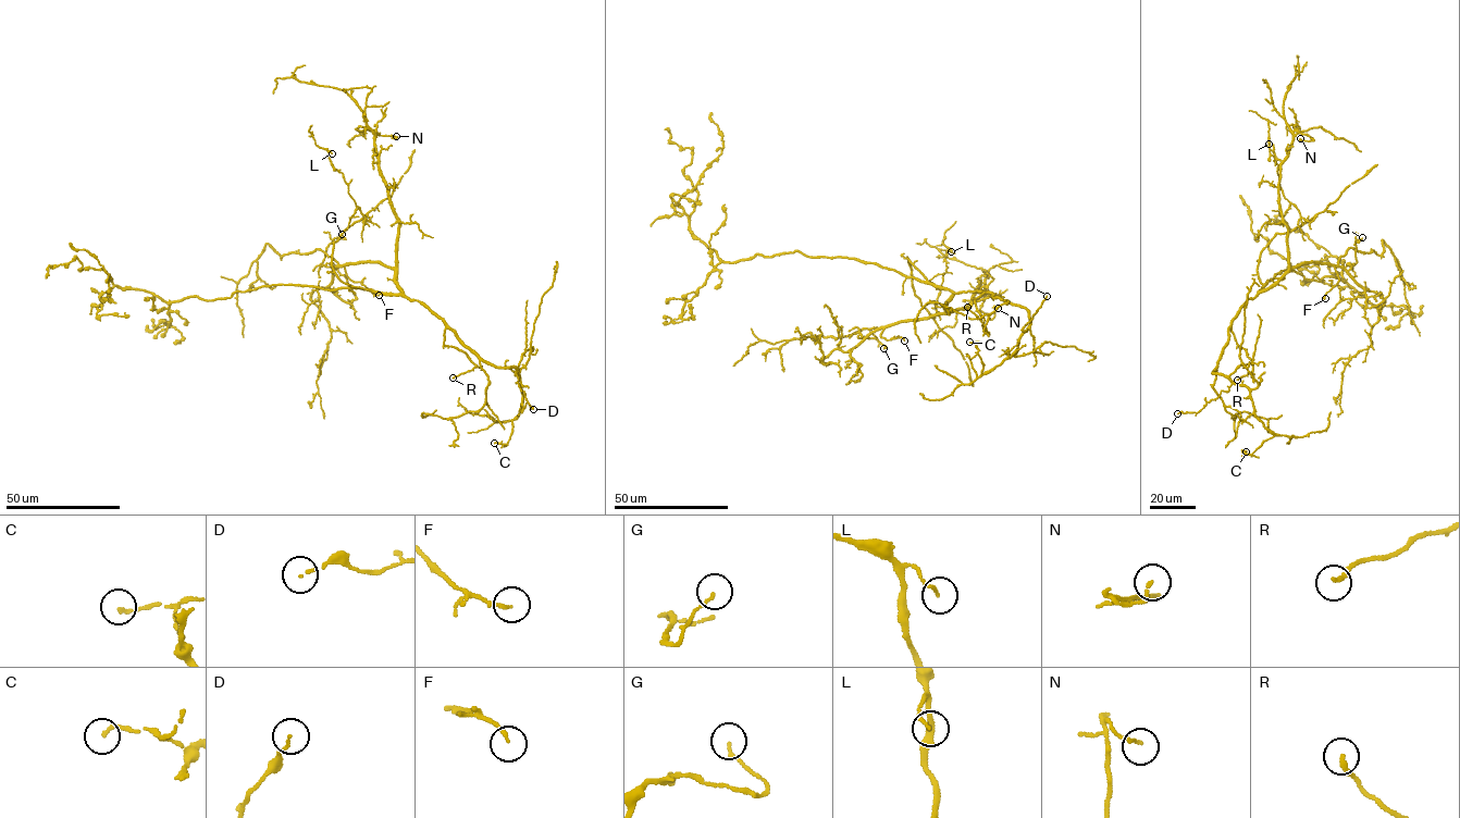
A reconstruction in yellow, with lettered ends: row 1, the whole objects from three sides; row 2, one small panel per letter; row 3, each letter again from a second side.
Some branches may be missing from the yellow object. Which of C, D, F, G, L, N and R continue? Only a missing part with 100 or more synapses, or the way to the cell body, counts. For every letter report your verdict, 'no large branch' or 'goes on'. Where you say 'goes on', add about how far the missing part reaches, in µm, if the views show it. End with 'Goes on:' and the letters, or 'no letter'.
C: no large branch
D: no large branch
F: no large branch
G: no large branch
L: no large branch
N: no large branch
R: no large branch
Goes on: no letter

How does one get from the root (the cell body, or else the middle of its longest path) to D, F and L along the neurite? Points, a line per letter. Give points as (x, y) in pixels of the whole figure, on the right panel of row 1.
D: (1272, 280), (1246, 300), (1229, 326), (1212, 372), (1229, 380), (1228, 391), (1222, 391), (1197, 412), (1177, 413)
F: (1272, 280), (1258, 290), (1265, 290), (1301, 263), (1331, 264), (1338, 280), (1325, 298)
L: (1272, 280), (1263, 284), (1259, 279), (1262, 250), (1276, 233), (1314, 218), (1304, 220), (1284, 197), (1269, 144)

